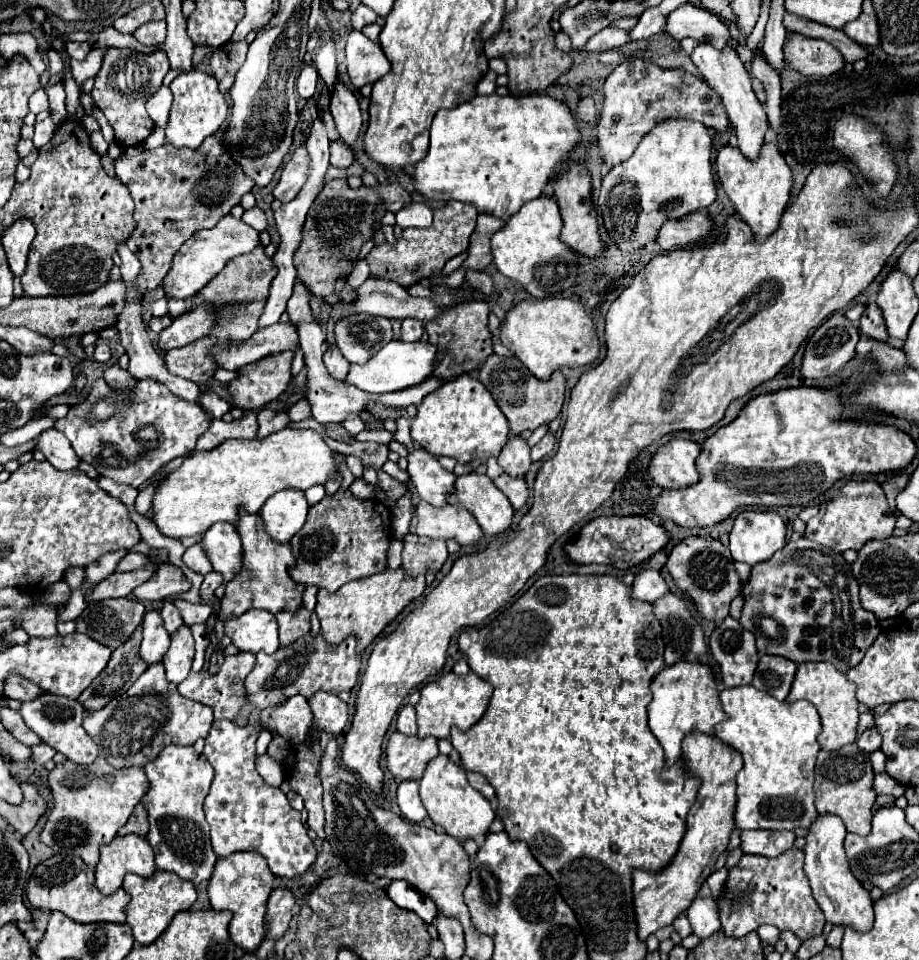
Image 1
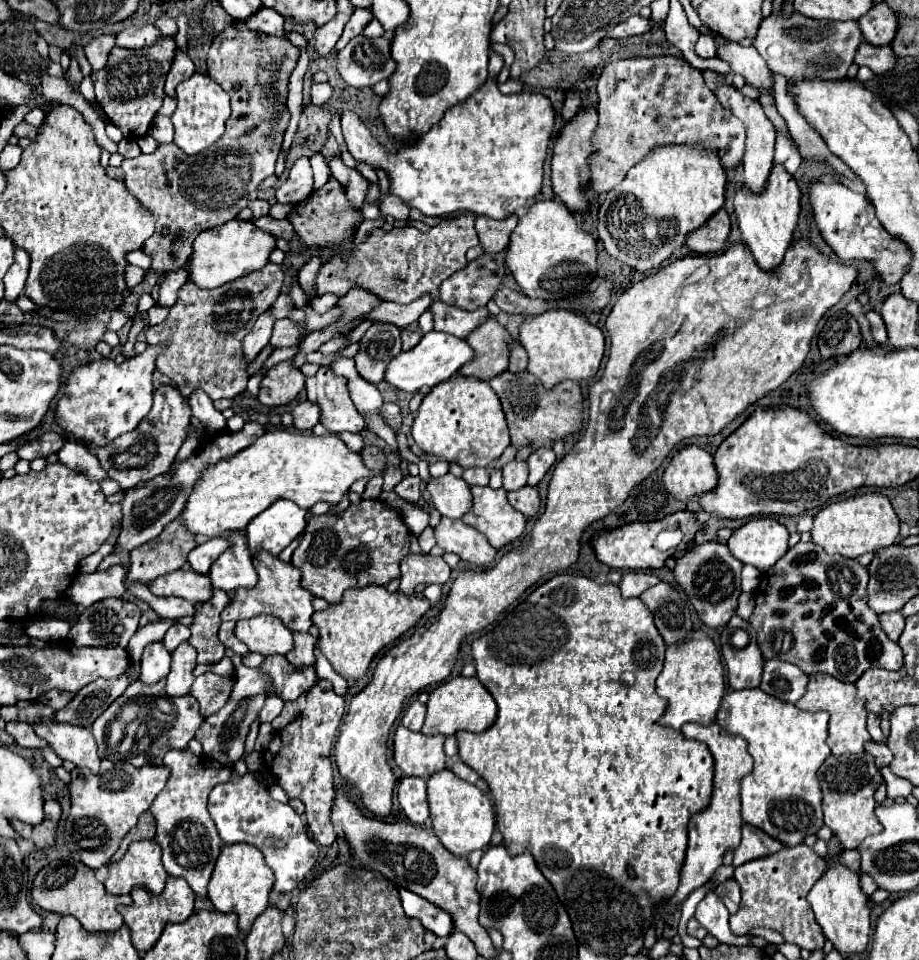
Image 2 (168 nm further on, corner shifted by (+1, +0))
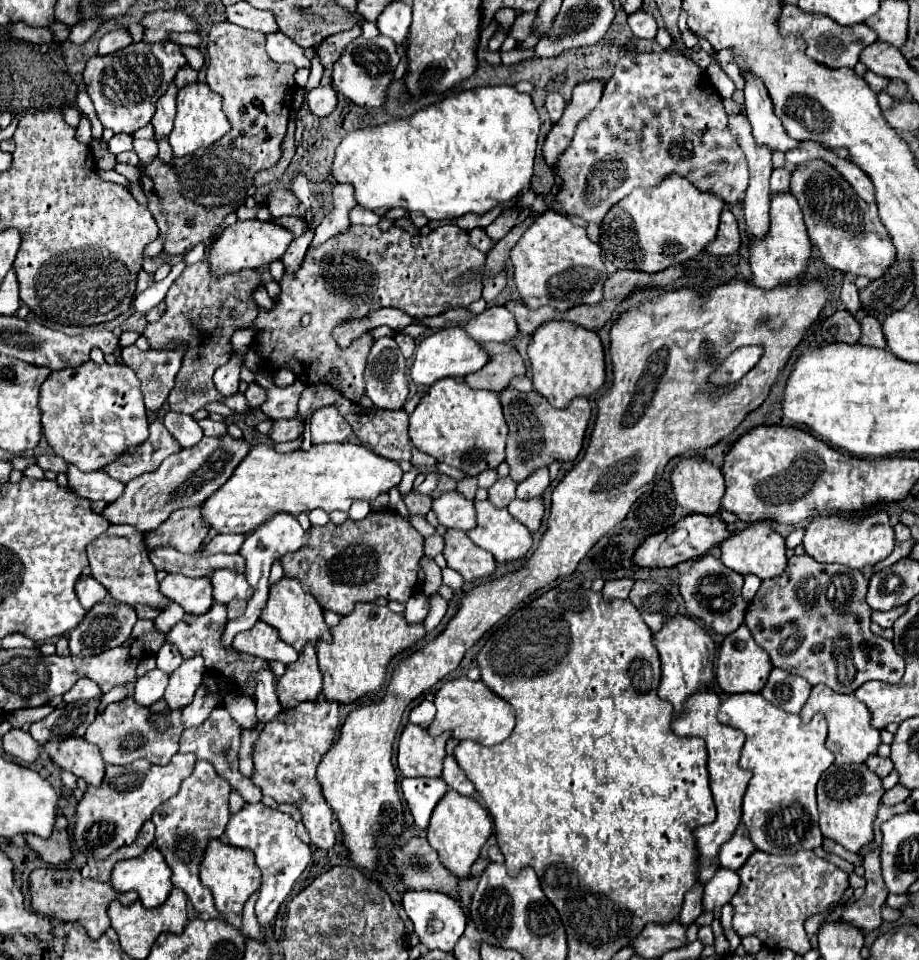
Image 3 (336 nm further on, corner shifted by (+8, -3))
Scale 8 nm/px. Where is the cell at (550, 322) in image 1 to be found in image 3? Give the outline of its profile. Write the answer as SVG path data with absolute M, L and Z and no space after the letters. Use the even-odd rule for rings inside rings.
M551 320L541 324L531 336L527 356L531 362L533 388L555 408L565 408L575 396L589 396L597 392L605 382L605 358L599 336L573 322Z

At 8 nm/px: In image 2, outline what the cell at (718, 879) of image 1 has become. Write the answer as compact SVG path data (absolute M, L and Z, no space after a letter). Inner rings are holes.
M732 879L724 881L722 885L716 887L716 891L724 899L724 905L728 907L730 913L736 913L740 909L740 887L736 881L732 881Z

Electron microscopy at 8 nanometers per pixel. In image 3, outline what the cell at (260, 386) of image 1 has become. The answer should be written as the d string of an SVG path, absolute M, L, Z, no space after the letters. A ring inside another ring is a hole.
M259 370L255 374L255 382L259 386L263 386L263 390L267 392L267 400L261 404L263 414L267 414L273 420L291 418L293 414L297 414L297 400L305 388L305 384L301 380L295 380L291 386L281 388L273 382L273 378L267 372Z

